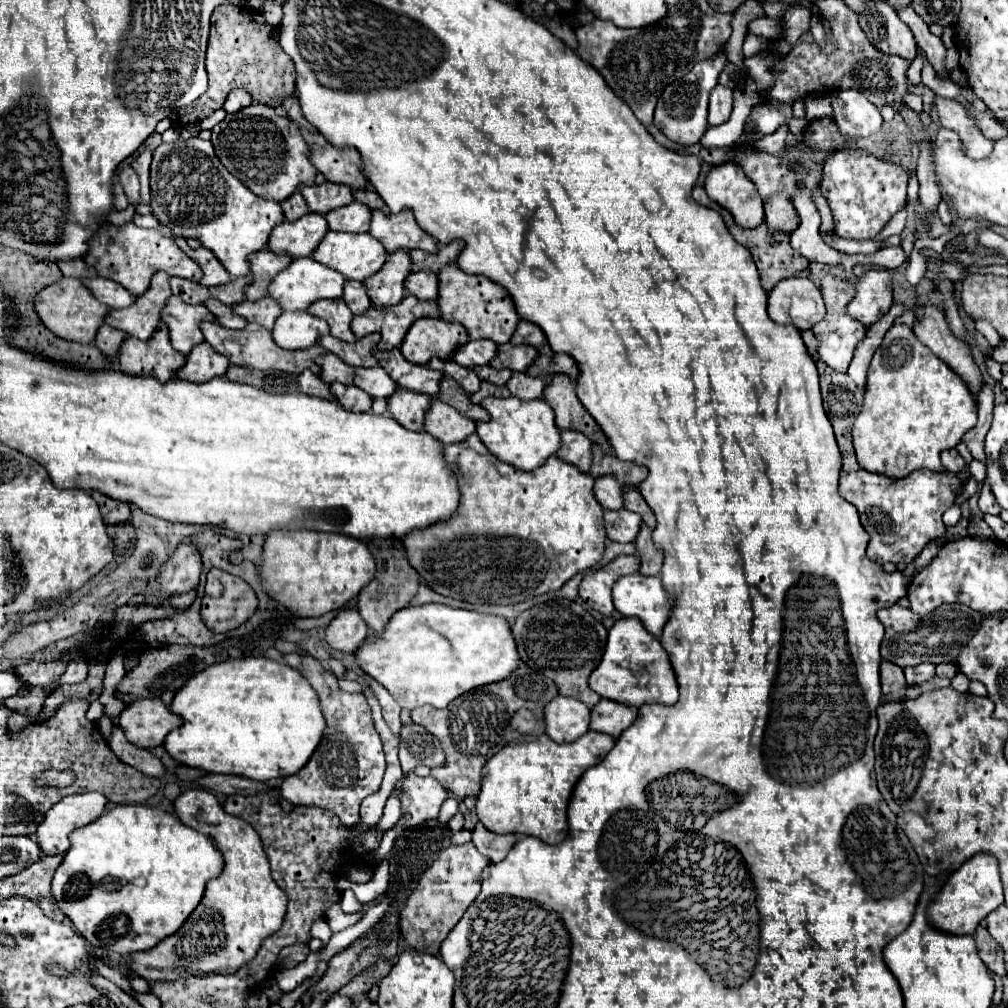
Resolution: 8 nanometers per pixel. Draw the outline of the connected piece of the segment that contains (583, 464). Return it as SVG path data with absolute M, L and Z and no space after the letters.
M560 431L560 435L562 445L556 455L588 473L592 463L592 441L580 431Z

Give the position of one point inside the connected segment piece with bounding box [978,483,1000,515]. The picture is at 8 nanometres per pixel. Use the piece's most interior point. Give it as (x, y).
(987, 504)

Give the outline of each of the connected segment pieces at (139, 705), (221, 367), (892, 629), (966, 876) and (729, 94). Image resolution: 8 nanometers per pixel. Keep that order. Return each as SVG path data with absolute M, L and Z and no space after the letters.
M140 699L128 705L120 713L120 727L126 733L128 741L134 745L152 749L164 743L166 735L182 725L182 717L172 713L170 707L160 699Z
M208 343L196 345L186 359L186 365L178 371L178 377L190 383L206 383L212 377L220 377L228 371L230 361L214 351Z
M952 603L948 609L936 609L928 615L916 615L908 607L890 605L878 611L878 619L886 629L882 641L882 659L892 661L896 665L912 667L920 663L956 663L958 653L966 647L966 643L980 629L982 615L962 603Z
M976 853L962 867L958 867L948 877L946 885L932 897L928 907L928 921L936 929L942 929L954 935L966 935L966 933L974 933L978 923L990 911L998 909L1002 903L1004 903L1004 893L1002 893L998 859L992 853Z
M716 85L710 93L710 107L708 107L708 123L720 125L722 121L730 119L734 103L734 91L724 85Z

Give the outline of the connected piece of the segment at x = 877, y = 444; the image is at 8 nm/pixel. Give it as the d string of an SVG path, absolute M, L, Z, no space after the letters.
M894 323L874 353L862 411L858 413L858 419L852 427L852 439L860 467L866 471L886 473L888 477L906 477L920 467L944 473L946 469L940 463L940 453L944 449L956 447L964 433L976 425L976 419L976 401L966 381L958 377L958 373L940 357L936 357L924 343L920 343L908 325Z

